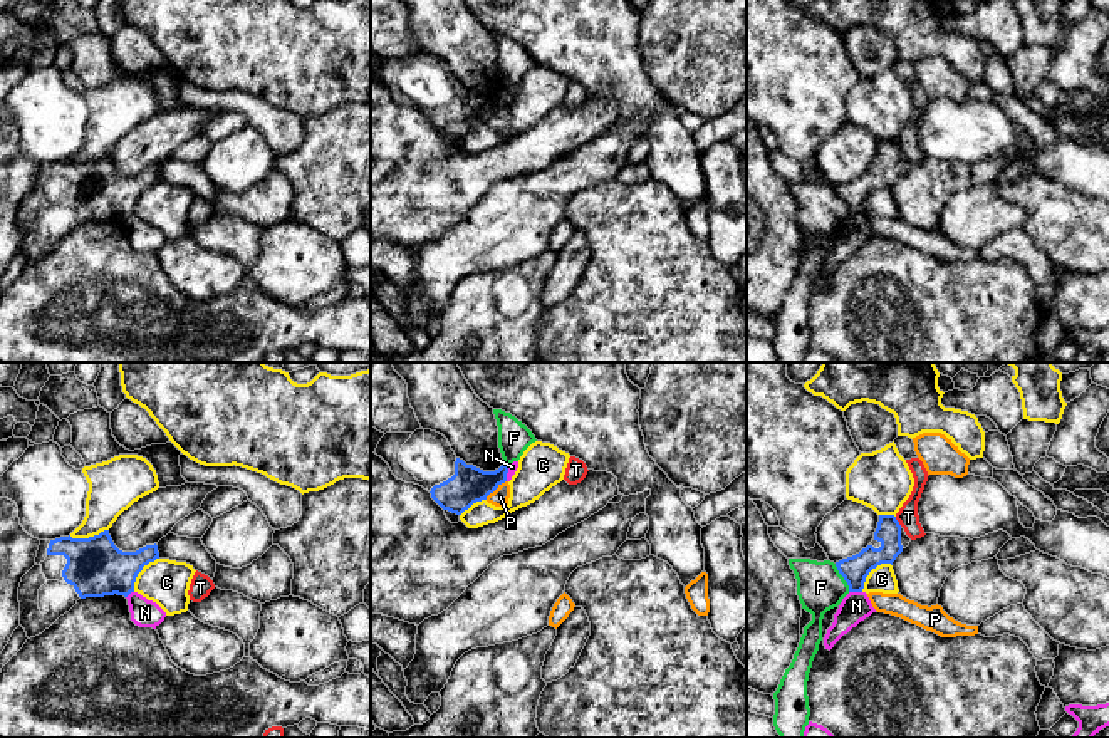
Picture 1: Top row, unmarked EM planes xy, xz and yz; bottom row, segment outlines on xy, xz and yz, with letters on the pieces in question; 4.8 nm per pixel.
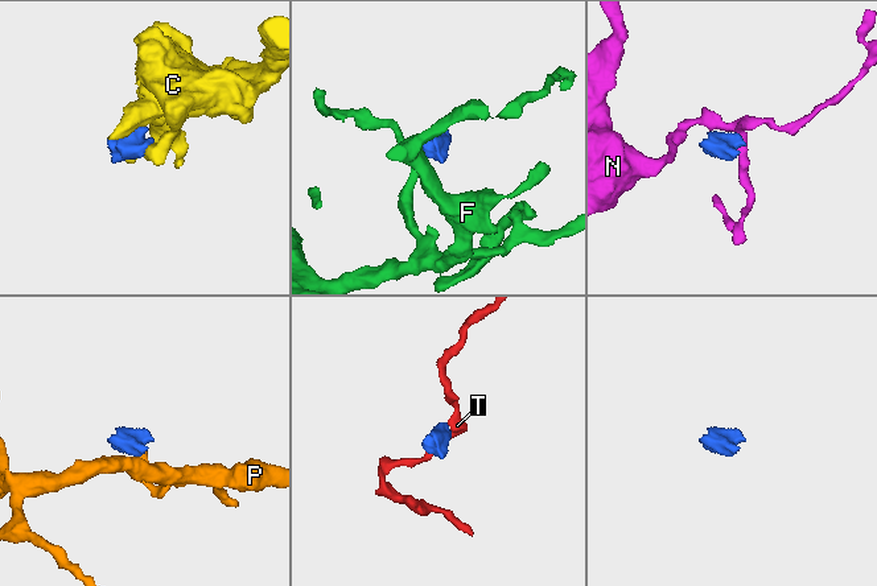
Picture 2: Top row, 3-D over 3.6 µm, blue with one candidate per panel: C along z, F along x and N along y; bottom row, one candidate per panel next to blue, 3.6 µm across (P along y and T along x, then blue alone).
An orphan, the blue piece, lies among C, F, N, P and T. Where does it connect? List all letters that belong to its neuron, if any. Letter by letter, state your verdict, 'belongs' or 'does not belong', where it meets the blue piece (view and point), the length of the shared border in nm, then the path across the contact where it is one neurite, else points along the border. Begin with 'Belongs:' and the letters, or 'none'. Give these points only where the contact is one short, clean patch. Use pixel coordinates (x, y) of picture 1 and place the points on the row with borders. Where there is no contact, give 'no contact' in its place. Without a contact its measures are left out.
Belongs: none
C: does not belong; meets blue in yz at (871, 569); contact 200 nm long
F: does not belong; meets blue in yz at (843, 576); contact 150 nm long; border along yz (834, 564), (849, 591)
N: does not belong; meets blue in yz at (856, 591); contact 60 nm long; border along yz (849, 591), (861, 592)
P: does not belong; meets blue in xz at (495, 488); contact 140 nm long; border along xz (505, 480), (485, 498)
T: does not belong; meets blue in yz at (898, 522); contact 60 nm long; border along yz (895, 517), (901, 525)

